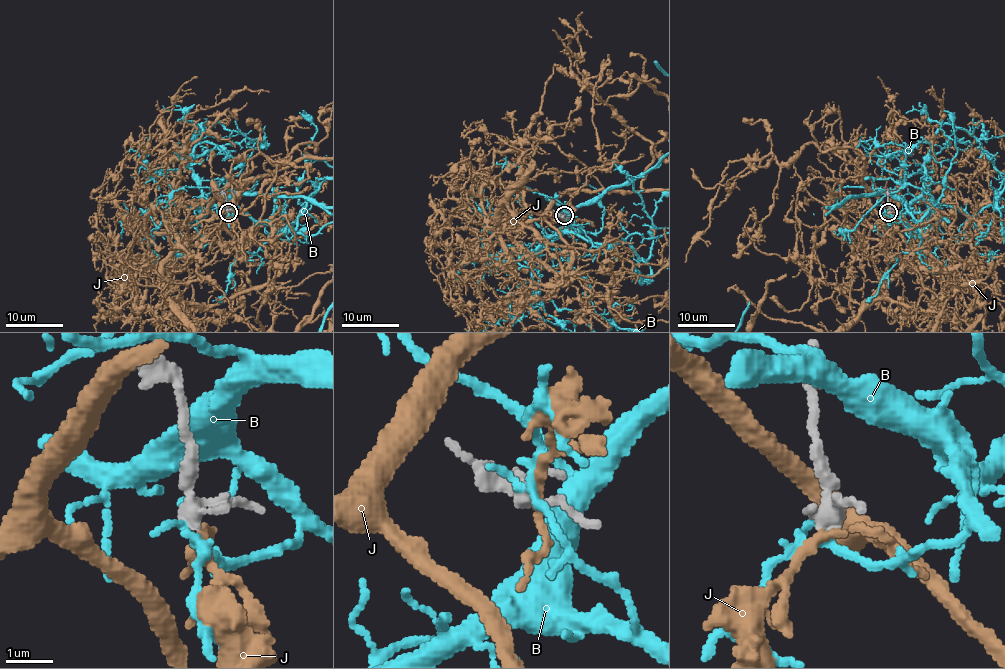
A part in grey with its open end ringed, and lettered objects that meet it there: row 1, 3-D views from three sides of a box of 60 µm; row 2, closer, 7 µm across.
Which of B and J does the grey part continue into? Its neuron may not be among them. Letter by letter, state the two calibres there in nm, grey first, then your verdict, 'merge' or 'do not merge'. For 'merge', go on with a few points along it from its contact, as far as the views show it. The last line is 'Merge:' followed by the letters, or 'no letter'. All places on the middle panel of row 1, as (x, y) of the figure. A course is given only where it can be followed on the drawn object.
B: 300 nm thick on the grey side, 180 nm on the other; do not merge
J: 280 nm thick on the grey side, 170 nm on the other; merge; it runs (564, 216), (505, 202), (499, 229), (567, 191), (640, 191), (653, 159), (571, 69), (583, 11)
Merge: J

